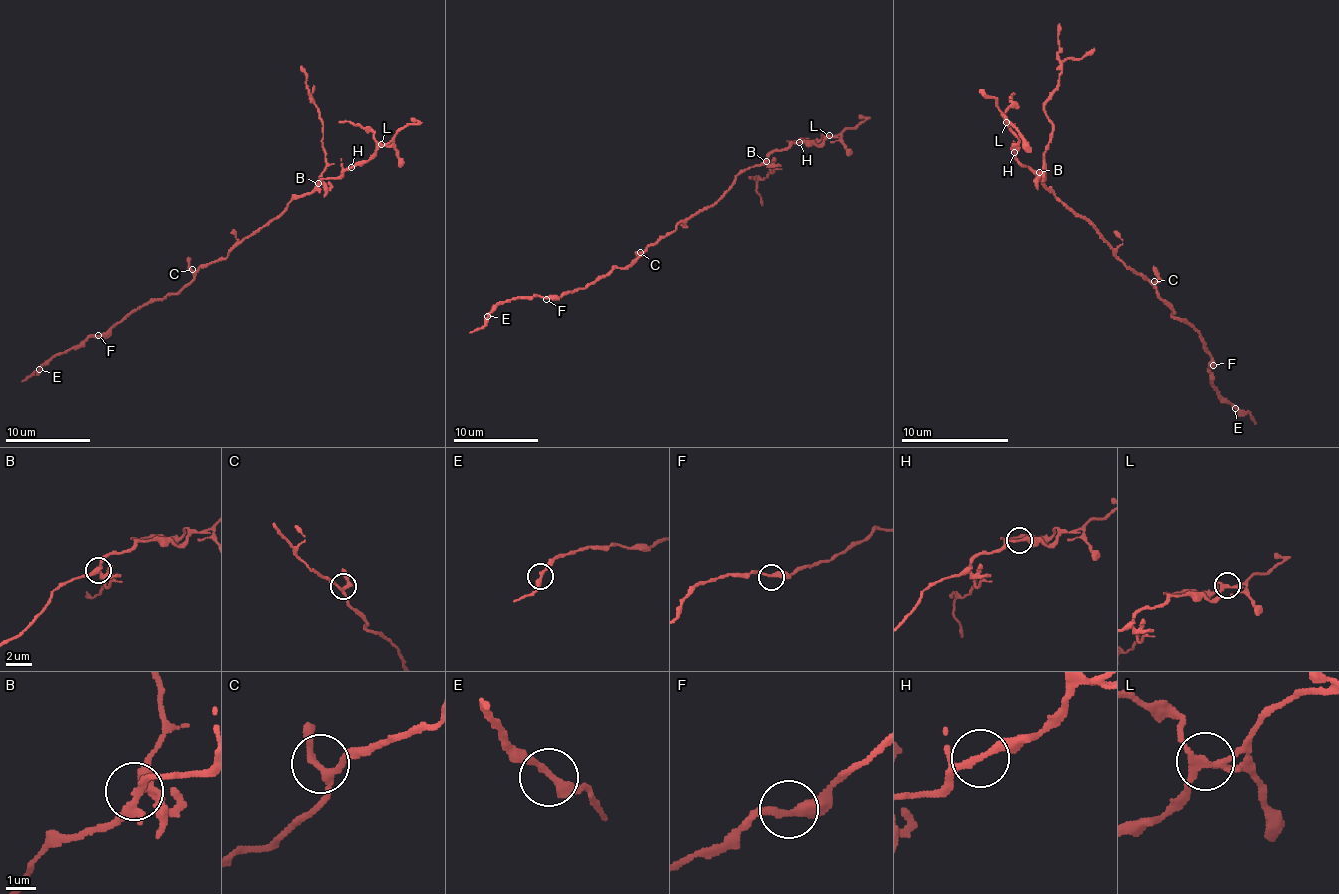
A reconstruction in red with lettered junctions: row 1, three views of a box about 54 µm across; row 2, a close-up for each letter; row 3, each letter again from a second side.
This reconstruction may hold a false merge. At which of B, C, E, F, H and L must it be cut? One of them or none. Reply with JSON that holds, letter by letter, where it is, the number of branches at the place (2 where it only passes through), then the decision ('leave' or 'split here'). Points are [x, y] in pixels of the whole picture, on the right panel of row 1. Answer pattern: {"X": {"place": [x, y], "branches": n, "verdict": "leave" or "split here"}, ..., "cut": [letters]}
{"B": {"place": [1039, 172], "branches": 4, "verdict": "split here"}, "C": {"place": [1154, 281], "branches": 3, "verdict": "leave"}, "E": {"place": [1235, 408], "branches": 2, "verdict": "leave"}, "F": {"place": [1213, 365], "branches": 2, "verdict": "leave"}, "H": {"place": [1014, 152], "branches": 3, "verdict": "leave"}, "L": {"place": [1006, 122], "branches": 4, "verdict": "leave"}, "cut": ["B"]}

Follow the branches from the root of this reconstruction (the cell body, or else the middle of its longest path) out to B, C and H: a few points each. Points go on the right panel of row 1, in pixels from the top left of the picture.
B: (1127, 265), (1116, 257), (1087, 219), (1070, 211), (1043, 184), (1038, 171)
C: (1127, 265), (1135, 273), (1146, 276), (1154, 284), (1154, 281)
H: (1127, 265), (1116, 257), (1087, 219), (1070, 211), (1014, 152)

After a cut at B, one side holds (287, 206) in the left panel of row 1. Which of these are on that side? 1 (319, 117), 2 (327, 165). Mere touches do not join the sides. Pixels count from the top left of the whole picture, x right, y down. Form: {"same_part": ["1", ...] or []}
{"same_part": []}

